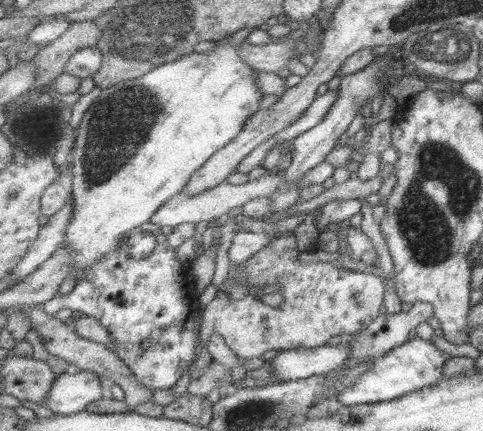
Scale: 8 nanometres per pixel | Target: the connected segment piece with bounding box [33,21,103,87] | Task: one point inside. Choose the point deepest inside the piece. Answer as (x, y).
(51, 60)

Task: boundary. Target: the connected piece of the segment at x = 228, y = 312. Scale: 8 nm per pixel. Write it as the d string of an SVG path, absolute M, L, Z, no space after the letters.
M284 233L280 238L276 238L266 248L255 254L241 271L241 278L249 282L251 290L253 286L259 289L267 286L277 285L284 300L278 308L271 308L265 302L261 302L255 294L249 294L244 299L231 299L225 291L218 290L215 298L205 307L203 319L203 336L211 338L209 332L215 328L230 346L231 350L241 359L251 359L260 357L261 354L269 350L291 350L298 348L317 348L325 346L333 336L346 337L357 333L372 324L381 315L381 306L385 302L385 282L383 276L377 271L367 269L363 266L351 267L344 264L337 267L333 261L311 262L303 264L299 260L302 252L299 252L297 236L291 233Z

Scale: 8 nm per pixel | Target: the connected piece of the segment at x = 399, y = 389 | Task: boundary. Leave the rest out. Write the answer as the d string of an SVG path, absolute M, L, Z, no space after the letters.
M415 338L403 346L390 350L385 356L378 358L373 367L363 373L353 385L349 385L339 400L346 407L362 404L373 404L401 398L423 388L433 386L445 376L445 365L451 356L443 352L430 340Z

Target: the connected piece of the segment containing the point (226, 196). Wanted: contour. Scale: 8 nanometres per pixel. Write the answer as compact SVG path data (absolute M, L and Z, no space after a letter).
M277 173L249 181L243 185L231 185L227 182L223 182L220 186L208 189L205 193L199 194L198 196L188 196L181 192L174 198L171 198L171 200L153 216L152 223L162 227L173 226L173 228L175 228L184 223L197 224L198 222L209 222L214 219L225 219L229 214L229 210L243 207L247 202L255 198L272 198L280 186L282 186L282 174Z

